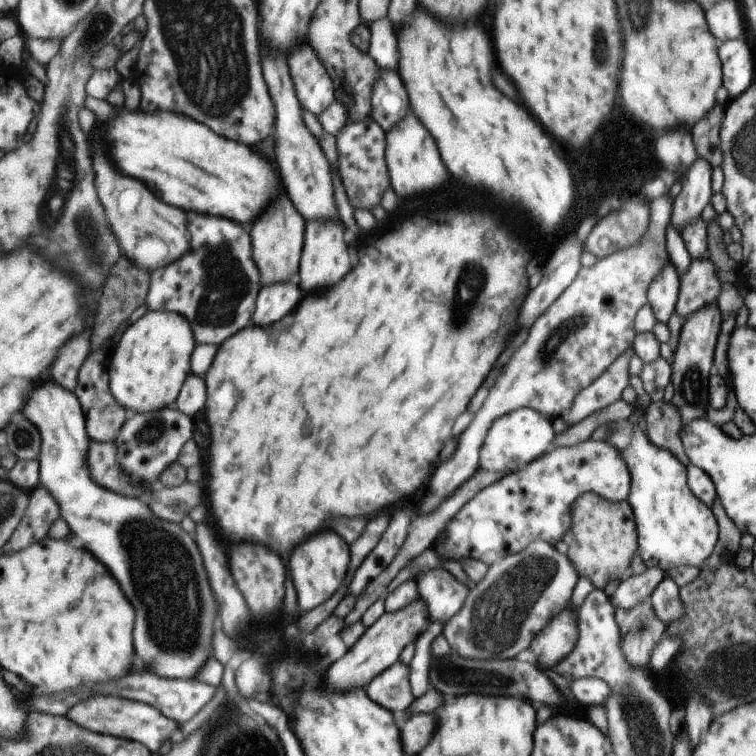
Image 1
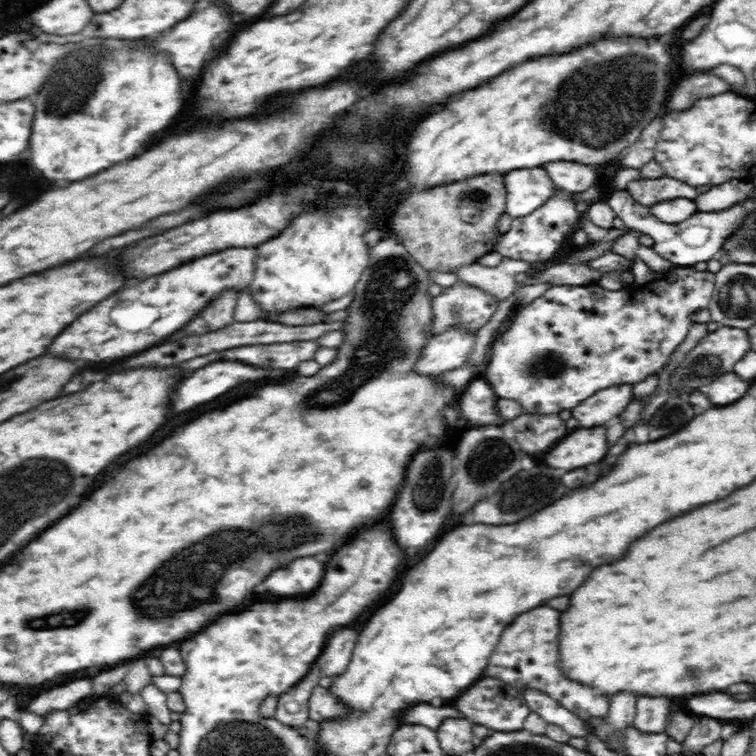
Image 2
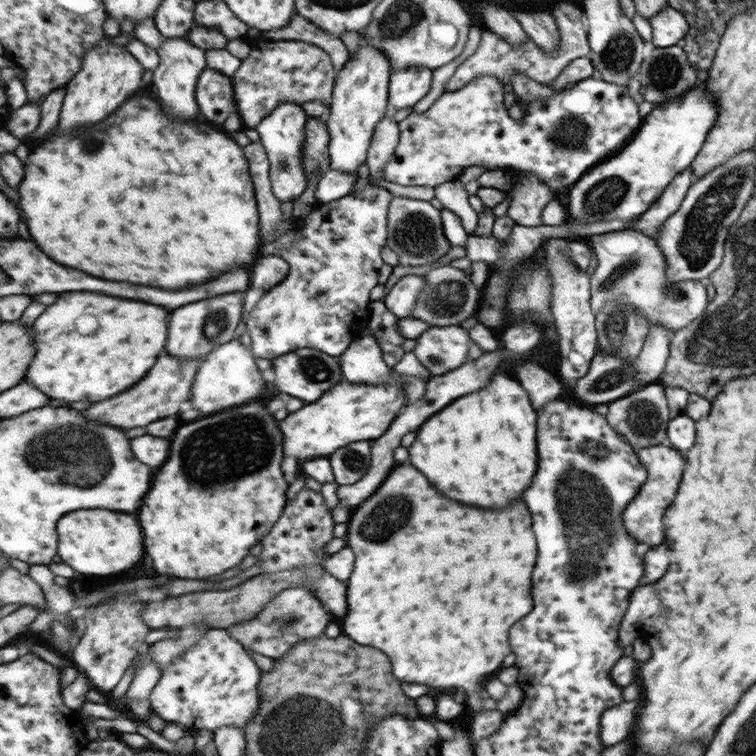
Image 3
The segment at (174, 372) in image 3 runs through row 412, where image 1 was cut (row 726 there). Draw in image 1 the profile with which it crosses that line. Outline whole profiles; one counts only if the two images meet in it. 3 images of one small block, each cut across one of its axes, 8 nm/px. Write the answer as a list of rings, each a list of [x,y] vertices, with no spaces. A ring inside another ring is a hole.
[[[94,696],[94,698],[78,704],[76,708],[72,708],[70,718],[82,726],[94,730],[94,732],[114,734],[114,736],[122,736],[122,738],[130,738],[130,740],[140,740],[146,746],[150,746],[152,750],[160,750],[160,746],[164,746],[166,742],[173,739],[174,730],[178,728],[179,731],[182,725],[176,724],[174,720],[164,716],[156,706],[150,706],[146,702],[128,700],[128,698],[118,698],[118,696]]]

